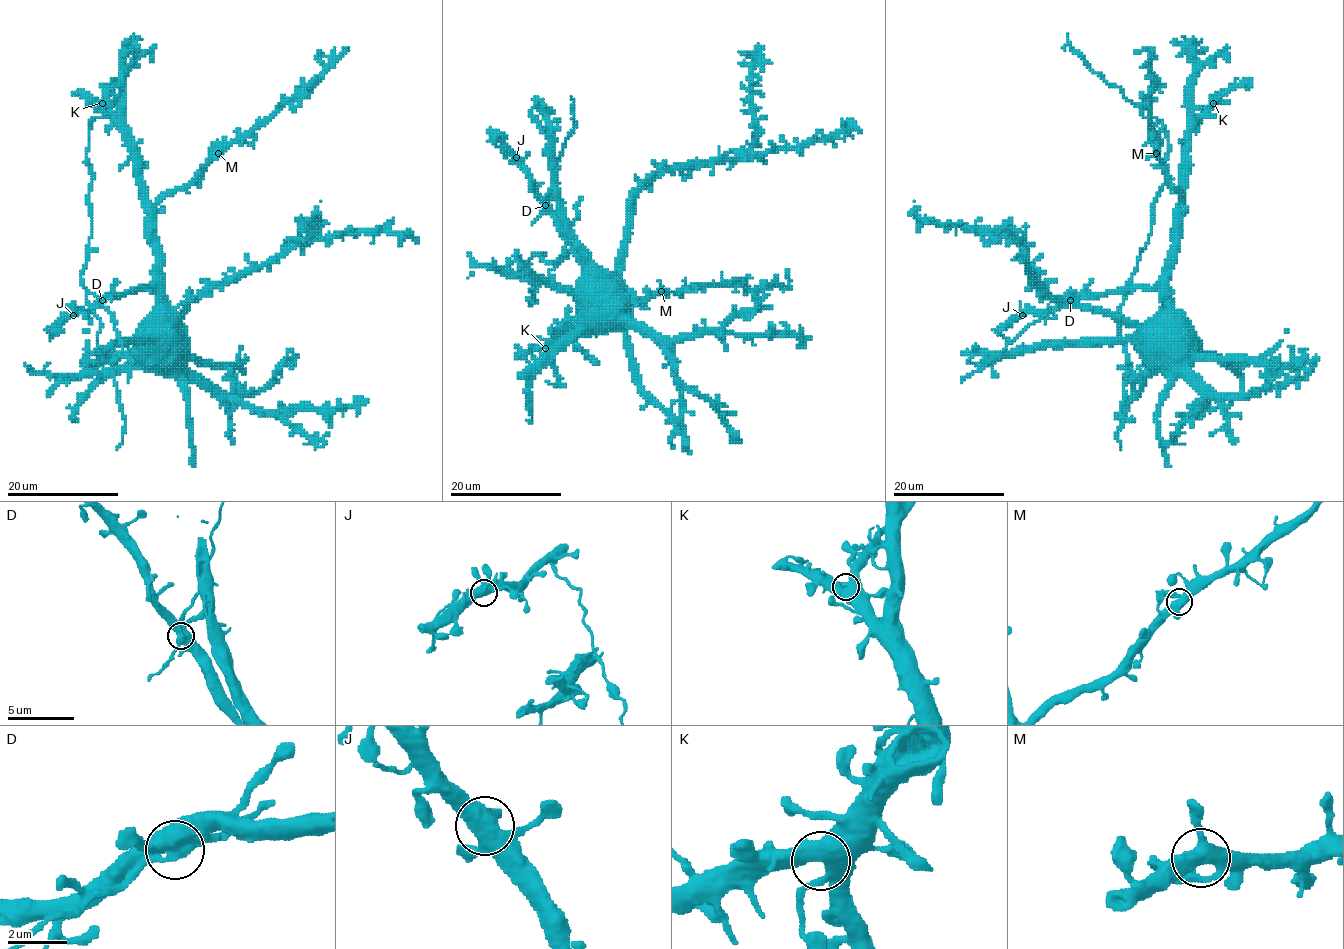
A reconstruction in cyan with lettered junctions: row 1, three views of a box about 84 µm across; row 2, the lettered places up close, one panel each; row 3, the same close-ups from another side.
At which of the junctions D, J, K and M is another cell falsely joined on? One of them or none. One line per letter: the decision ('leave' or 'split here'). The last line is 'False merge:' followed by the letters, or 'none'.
D: split here
J: leave
K: leave
M: leave
False merge: D

